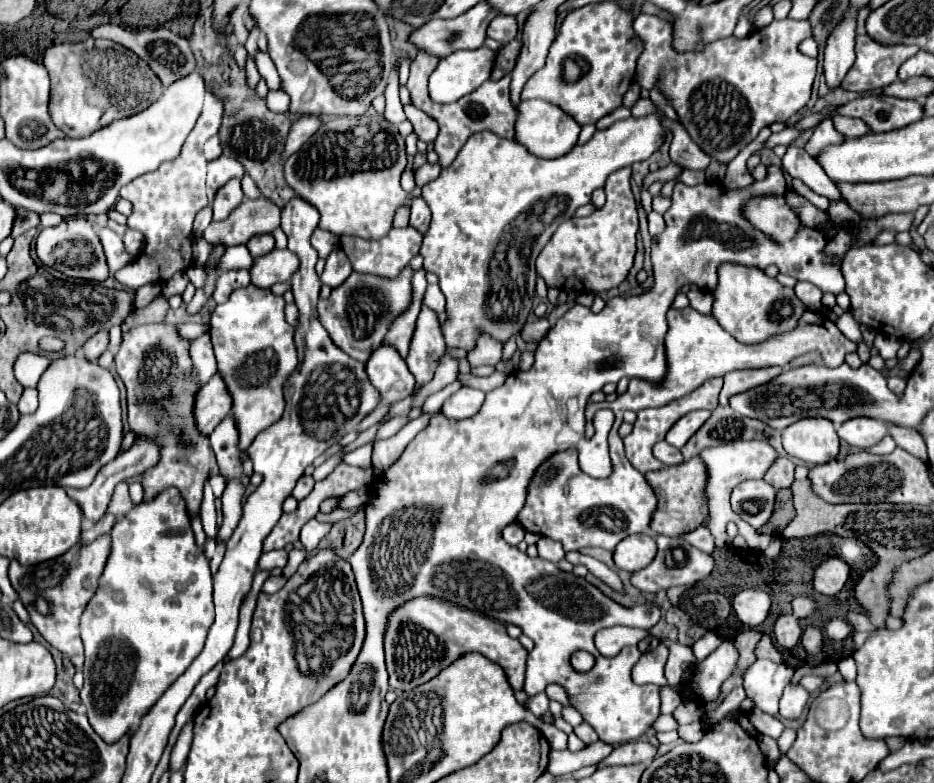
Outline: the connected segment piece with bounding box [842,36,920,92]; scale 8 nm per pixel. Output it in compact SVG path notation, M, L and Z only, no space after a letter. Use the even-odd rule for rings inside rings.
M856 36L856 62L848 70L842 86L850 92L880 90L898 78L902 62L918 50L918 46L884 46L870 36Z

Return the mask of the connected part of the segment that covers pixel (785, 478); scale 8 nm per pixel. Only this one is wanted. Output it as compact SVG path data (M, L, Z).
M778 458L774 466L766 472L764 480L776 488L790 488L794 482L794 468L796 464L790 458Z

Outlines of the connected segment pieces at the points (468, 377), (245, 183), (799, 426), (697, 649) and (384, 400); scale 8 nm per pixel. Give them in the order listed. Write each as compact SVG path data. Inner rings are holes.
M495 371L487 377L472 376L472 374L460 374L460 380L462 380L462 382L468 382L466 386L472 386L472 388L478 388L478 390L484 390L484 392L502 386L506 378L508 378L508 372L499 371ZM496 378L498 378L498 382L496 382Z
M248 174L242 178L242 192L244 192L244 196L250 198L250 200L256 200L256 198L262 196L262 194L260 194L260 188L256 186L256 182L254 182L252 178L248 178Z
M802 418L782 430L784 450L808 464L826 464L838 456L838 434L828 418Z
M706 632L706 636L702 636L694 646L692 646L692 650L694 650L694 654L696 654L696 658L702 662L710 652L714 652L720 644L722 644L722 636L718 636L716 632Z
M388 344L374 350L372 358L366 362L366 374L372 386L380 392L382 406L396 404L414 394L416 380L412 378L412 372L400 354Z

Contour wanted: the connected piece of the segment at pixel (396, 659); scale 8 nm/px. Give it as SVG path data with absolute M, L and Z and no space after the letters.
M432 596L412 598L404 602L404 606L398 606L388 618L384 632L384 654L390 688L394 690L412 690L428 682L442 668L452 664L462 652L480 652L498 662L506 670L512 688L522 690L528 650L506 634L506 626L502 622Z

